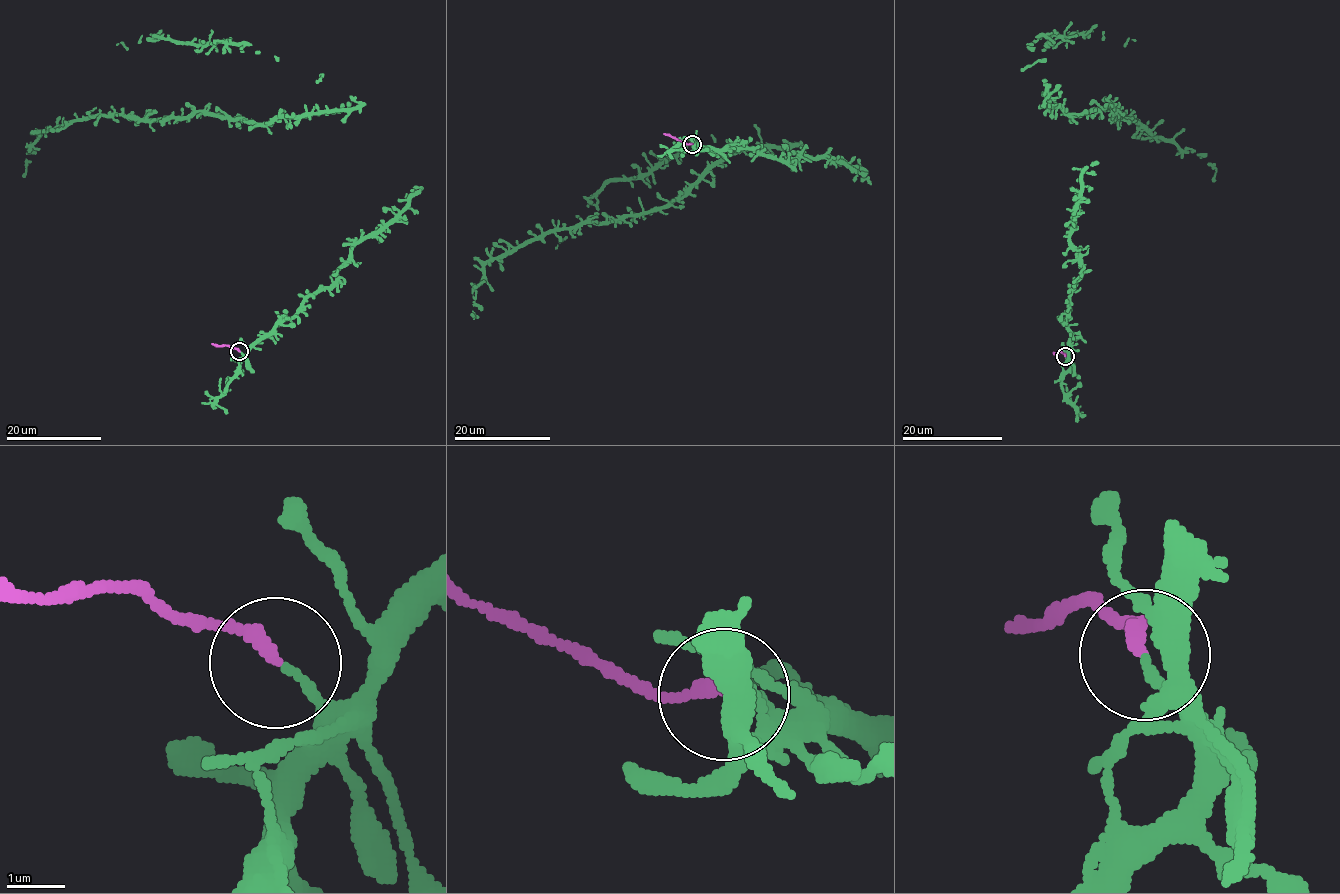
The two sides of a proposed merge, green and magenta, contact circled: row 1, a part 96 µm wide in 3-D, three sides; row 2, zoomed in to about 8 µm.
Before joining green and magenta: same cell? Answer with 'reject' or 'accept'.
reject

